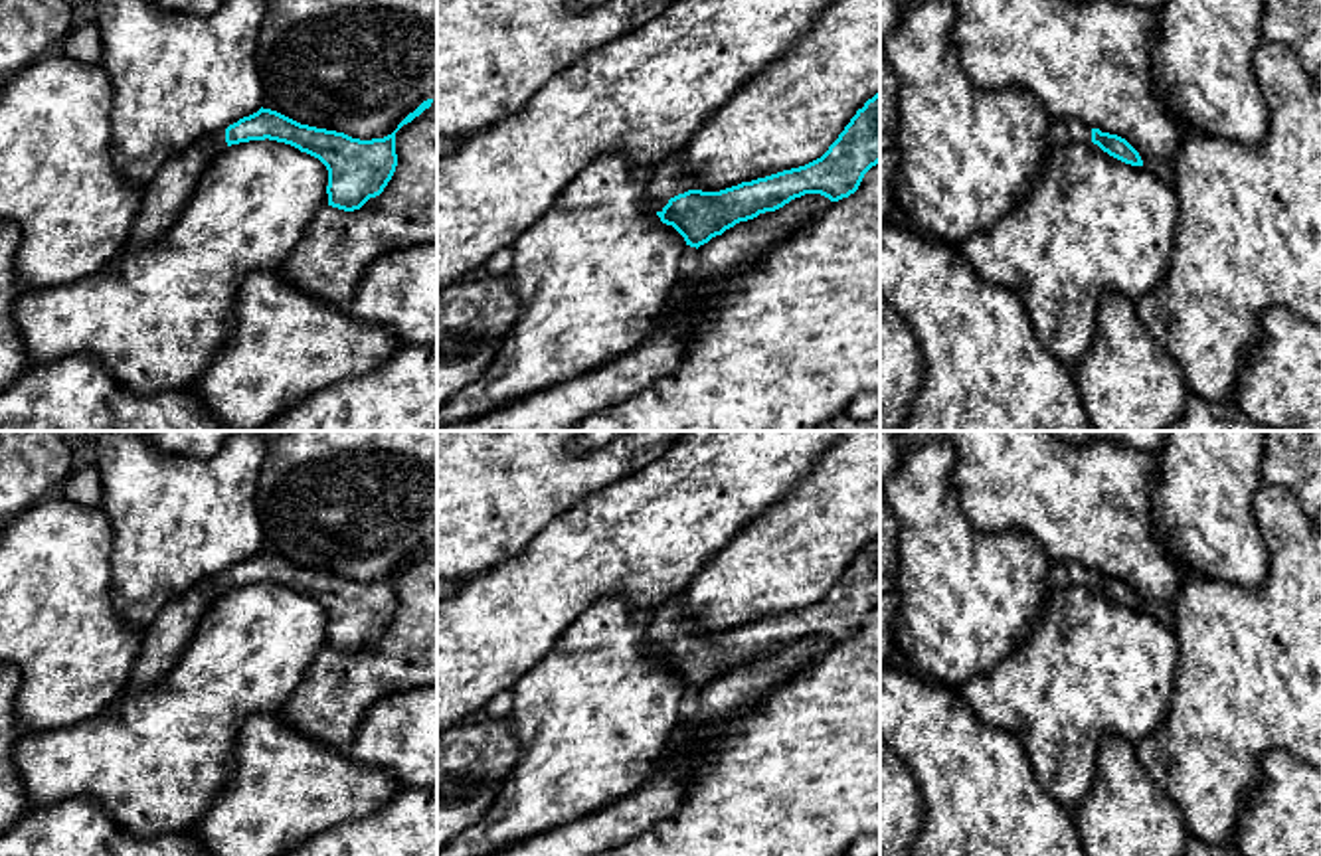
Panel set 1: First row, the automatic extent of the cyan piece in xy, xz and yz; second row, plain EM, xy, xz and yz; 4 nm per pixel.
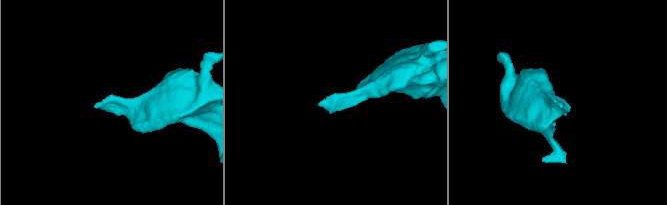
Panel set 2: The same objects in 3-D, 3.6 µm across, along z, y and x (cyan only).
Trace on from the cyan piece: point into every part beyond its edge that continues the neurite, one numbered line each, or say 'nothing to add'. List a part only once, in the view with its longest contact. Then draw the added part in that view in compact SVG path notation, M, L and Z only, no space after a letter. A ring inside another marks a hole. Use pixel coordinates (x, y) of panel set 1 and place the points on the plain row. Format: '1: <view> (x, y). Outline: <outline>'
1: xz (669, 621). Outline: M668 599L651 607L651 621L647 631L647 642L651 654L662 654L670 641L692 633L684 607L678 599Z

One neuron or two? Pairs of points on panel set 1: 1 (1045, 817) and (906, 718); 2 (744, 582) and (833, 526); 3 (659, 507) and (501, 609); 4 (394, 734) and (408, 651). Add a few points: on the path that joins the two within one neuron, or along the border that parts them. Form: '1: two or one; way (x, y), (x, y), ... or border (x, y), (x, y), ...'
1: one; way (1011, 817), (940, 748)
2: one; way (766, 570), (790, 548), (811, 536)
3: one; way (619, 540), (580, 556), (540, 592)
4: two; border (416, 686), (378, 698), (362, 716)

